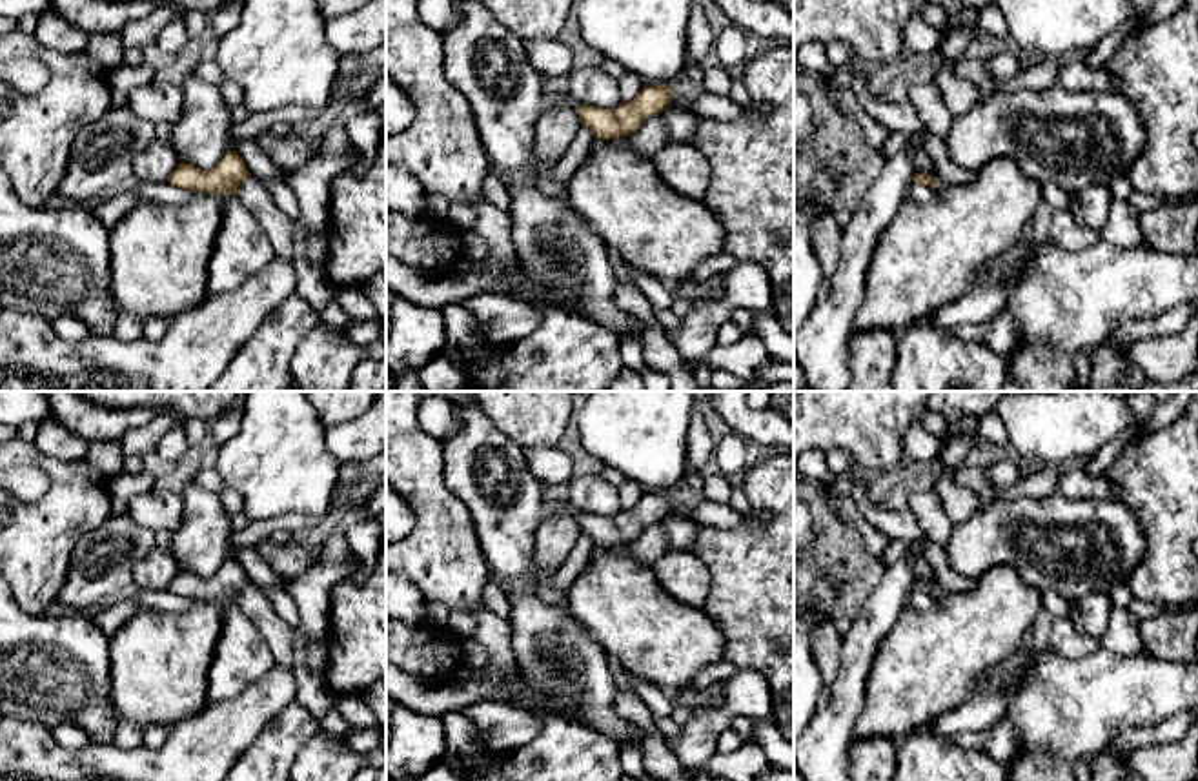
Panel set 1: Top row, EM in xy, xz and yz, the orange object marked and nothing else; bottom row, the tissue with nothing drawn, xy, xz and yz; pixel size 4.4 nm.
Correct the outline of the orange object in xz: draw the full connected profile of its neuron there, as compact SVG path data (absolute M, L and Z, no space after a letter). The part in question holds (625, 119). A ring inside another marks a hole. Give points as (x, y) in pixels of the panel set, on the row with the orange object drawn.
M645 84L645 87L630 100L614 109L577 104L581 126L586 126L595 138L610 140L630 137L646 118L663 113L672 100L672 87L659 84Z

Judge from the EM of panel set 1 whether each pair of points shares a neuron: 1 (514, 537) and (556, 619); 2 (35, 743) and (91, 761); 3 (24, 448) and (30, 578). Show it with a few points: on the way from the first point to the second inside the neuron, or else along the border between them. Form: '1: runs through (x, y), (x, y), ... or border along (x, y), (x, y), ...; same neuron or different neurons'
1: runs through (514, 559), (521, 574), (523, 592), (534, 603); same neuron
2: runs through (50, 758), (53, 761), (77, 761); same neuron
3: runs through (57, 476), (57, 519), (33, 545); same neuron

